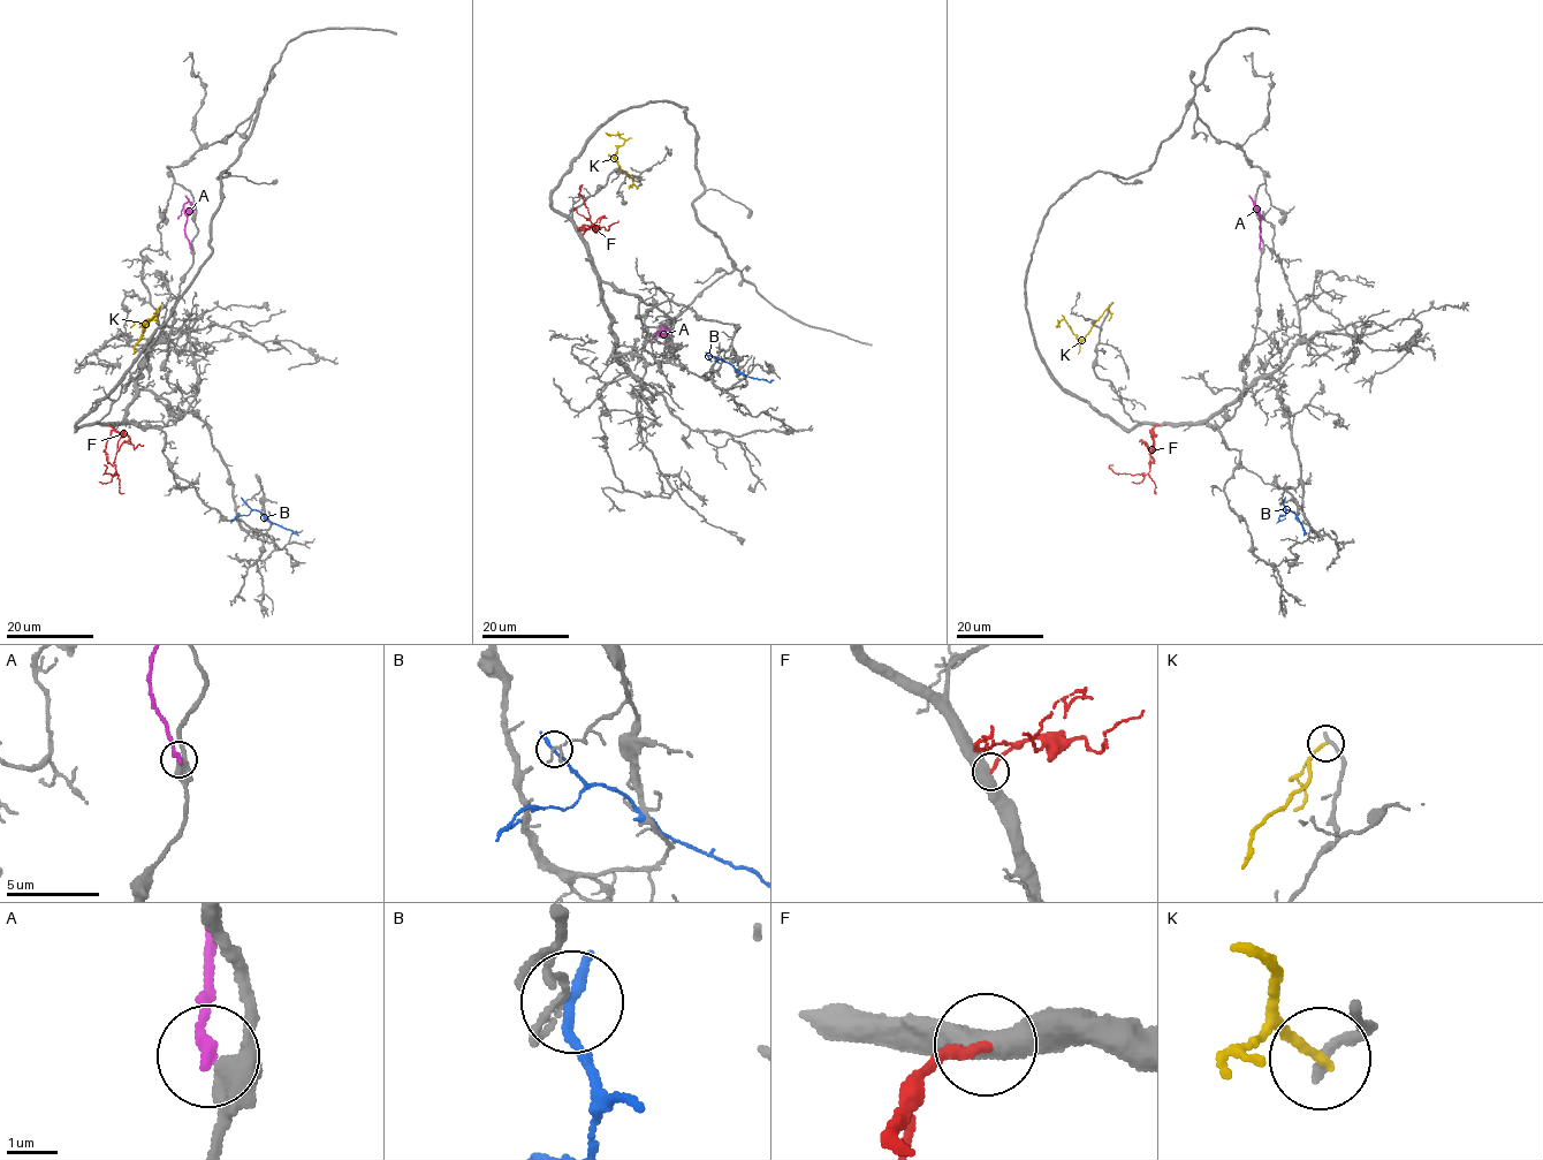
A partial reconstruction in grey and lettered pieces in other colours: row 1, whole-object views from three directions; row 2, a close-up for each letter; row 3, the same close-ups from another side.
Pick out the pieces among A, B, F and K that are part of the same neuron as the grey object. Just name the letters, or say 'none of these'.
F

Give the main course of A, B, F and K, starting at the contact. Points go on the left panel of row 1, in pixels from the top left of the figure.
A: (191, 249), (184, 232), (187, 214), (183, 204), (188, 199), (184, 196)
B: (244, 501), (298, 536)
F: (107, 425), (120, 434), (113, 463), (116, 474), (105, 474), (105, 465)
K: (161, 304), (139, 339), (150, 320), (130, 327)

